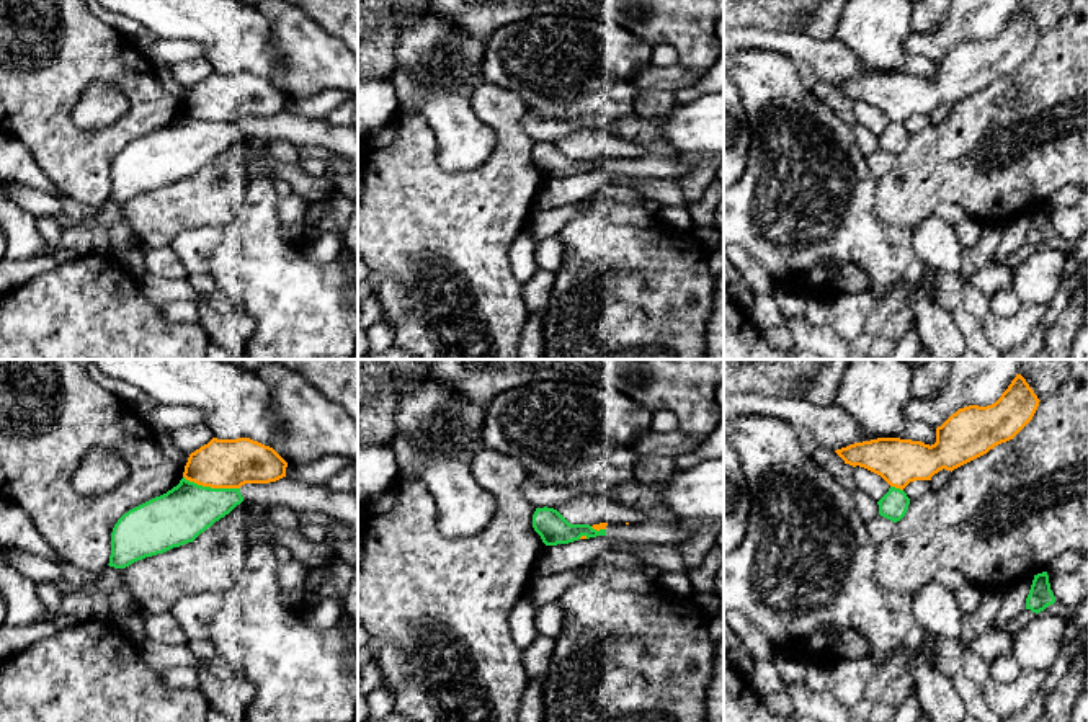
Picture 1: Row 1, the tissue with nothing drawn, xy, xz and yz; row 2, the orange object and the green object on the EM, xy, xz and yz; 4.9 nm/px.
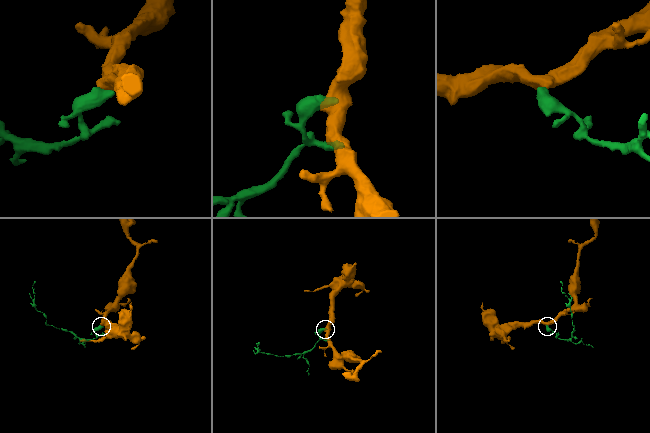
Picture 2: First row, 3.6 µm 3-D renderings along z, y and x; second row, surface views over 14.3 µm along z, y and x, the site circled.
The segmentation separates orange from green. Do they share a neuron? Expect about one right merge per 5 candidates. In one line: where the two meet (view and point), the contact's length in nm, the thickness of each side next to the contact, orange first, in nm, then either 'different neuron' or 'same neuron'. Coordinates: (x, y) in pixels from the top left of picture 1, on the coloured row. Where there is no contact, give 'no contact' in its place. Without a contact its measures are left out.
xy (211, 487) | 280 nm | 240/280 nm | different neuron

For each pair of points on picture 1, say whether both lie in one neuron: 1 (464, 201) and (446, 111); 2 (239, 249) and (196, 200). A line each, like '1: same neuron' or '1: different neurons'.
1: different neurons
2: different neurons

